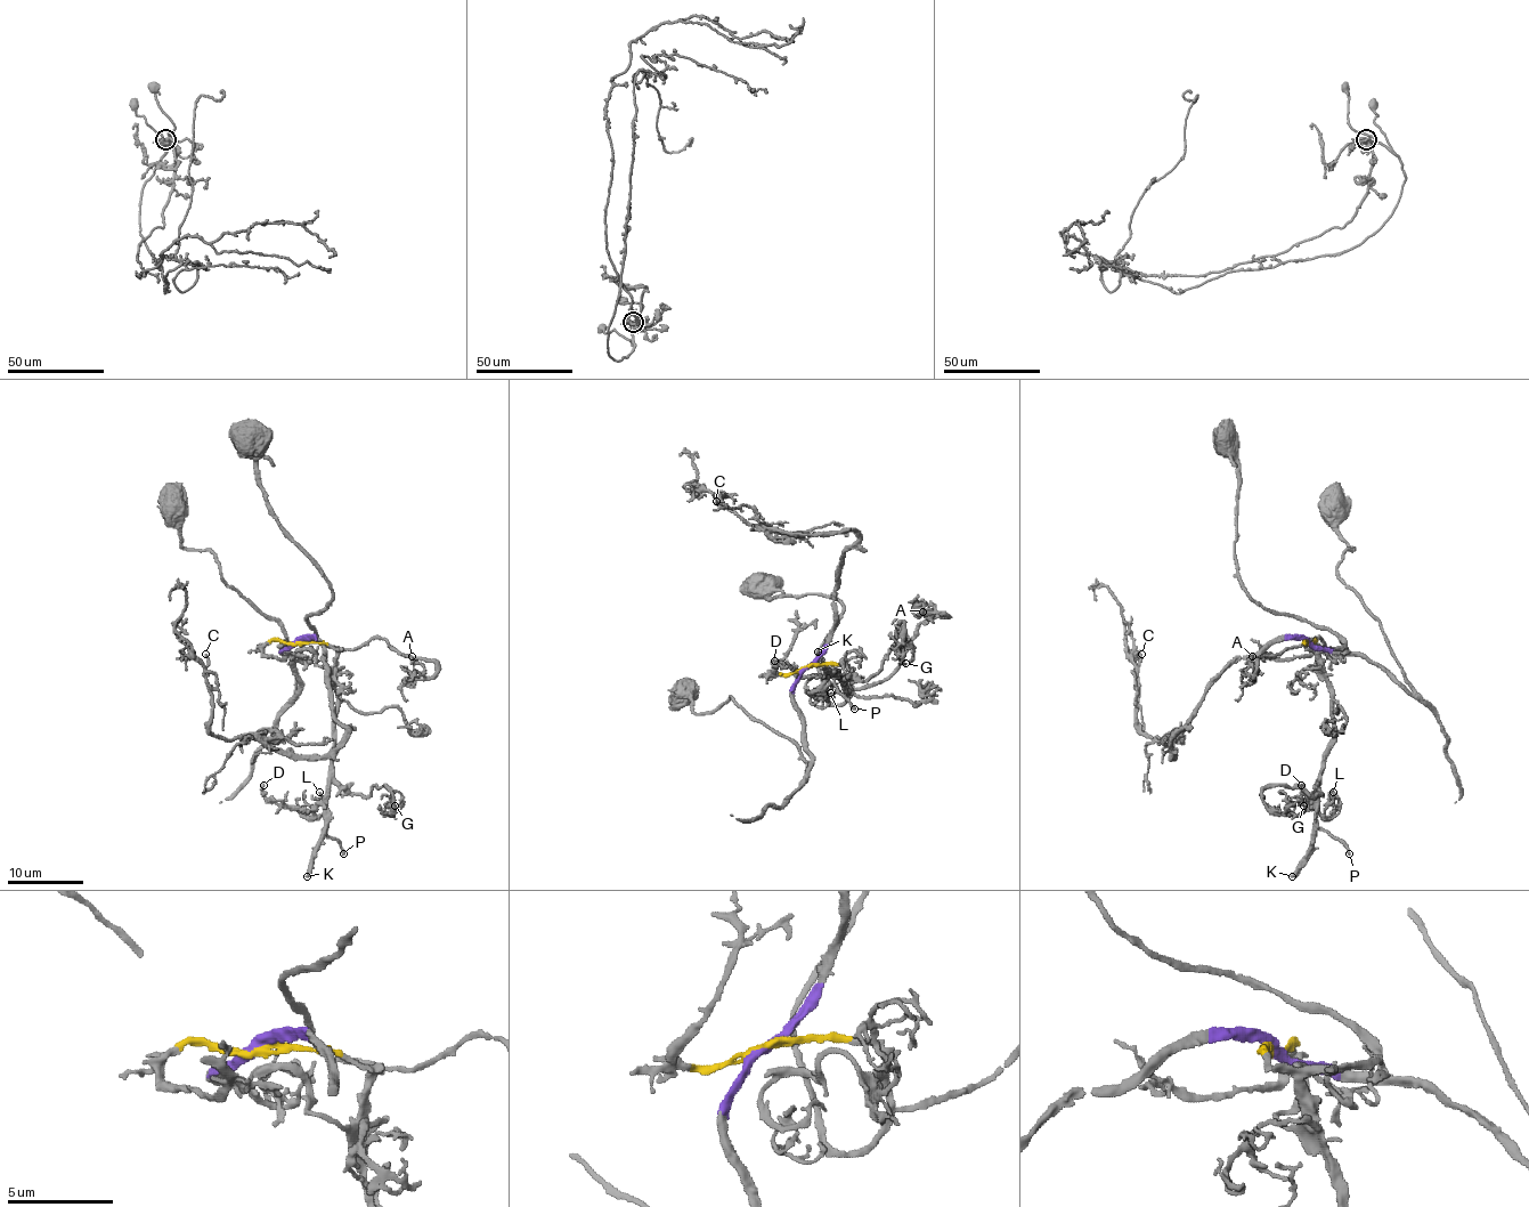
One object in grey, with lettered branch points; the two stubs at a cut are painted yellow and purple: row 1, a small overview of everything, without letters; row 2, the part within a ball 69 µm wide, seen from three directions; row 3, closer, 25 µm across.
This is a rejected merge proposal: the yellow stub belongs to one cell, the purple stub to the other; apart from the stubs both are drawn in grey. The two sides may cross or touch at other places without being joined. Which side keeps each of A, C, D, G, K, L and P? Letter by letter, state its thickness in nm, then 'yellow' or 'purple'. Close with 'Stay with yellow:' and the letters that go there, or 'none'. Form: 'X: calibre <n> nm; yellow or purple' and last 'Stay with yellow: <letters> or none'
A: calibre 190 nm; yellow
C: calibre 170 nm; purple
D: calibre 200 nm; yellow
G: calibre 140 nm; yellow
K: calibre 360 nm; yellow
L: calibre 70 nm; yellow
P: calibre 190 nm; yellow
Stay with yellow: A, D, G, K, L, P

